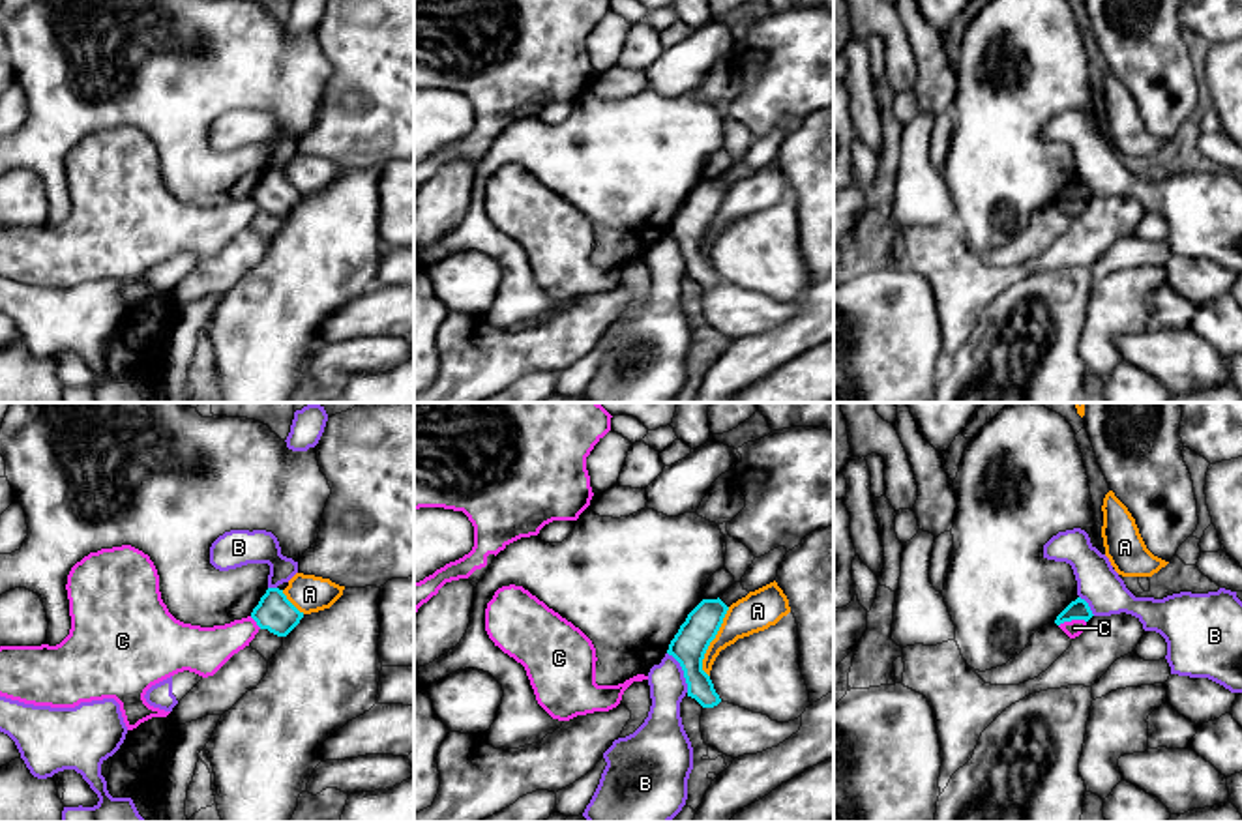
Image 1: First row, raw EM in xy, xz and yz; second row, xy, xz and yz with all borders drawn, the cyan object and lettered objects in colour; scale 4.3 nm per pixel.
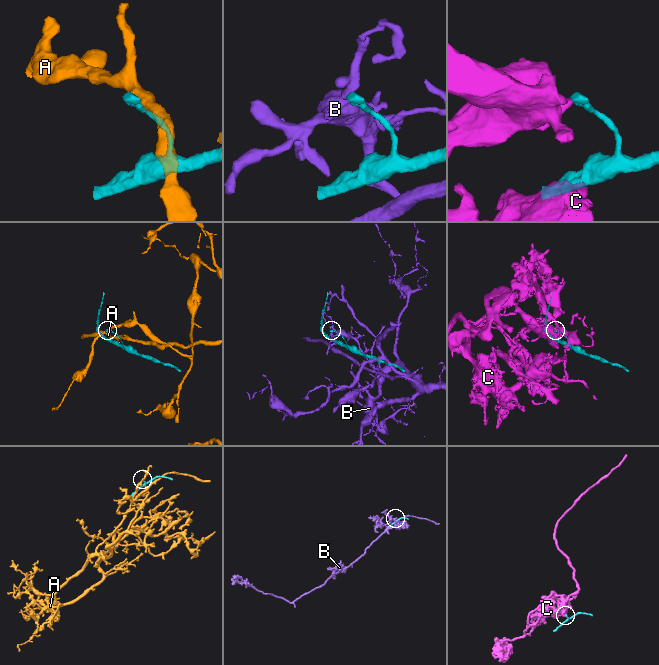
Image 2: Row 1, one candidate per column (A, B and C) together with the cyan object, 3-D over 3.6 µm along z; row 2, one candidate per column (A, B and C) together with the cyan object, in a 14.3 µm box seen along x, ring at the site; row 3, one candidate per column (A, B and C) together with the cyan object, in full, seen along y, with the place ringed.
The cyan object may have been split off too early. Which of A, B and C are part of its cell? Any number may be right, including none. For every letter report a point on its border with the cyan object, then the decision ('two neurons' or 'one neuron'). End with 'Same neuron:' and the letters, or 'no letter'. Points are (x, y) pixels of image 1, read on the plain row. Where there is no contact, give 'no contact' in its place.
A: xz (710, 221) | two neurons
B: xz (684, 253) | two neurons
C: yz (1072, 199) | two neurons
Same neuron: no letter

